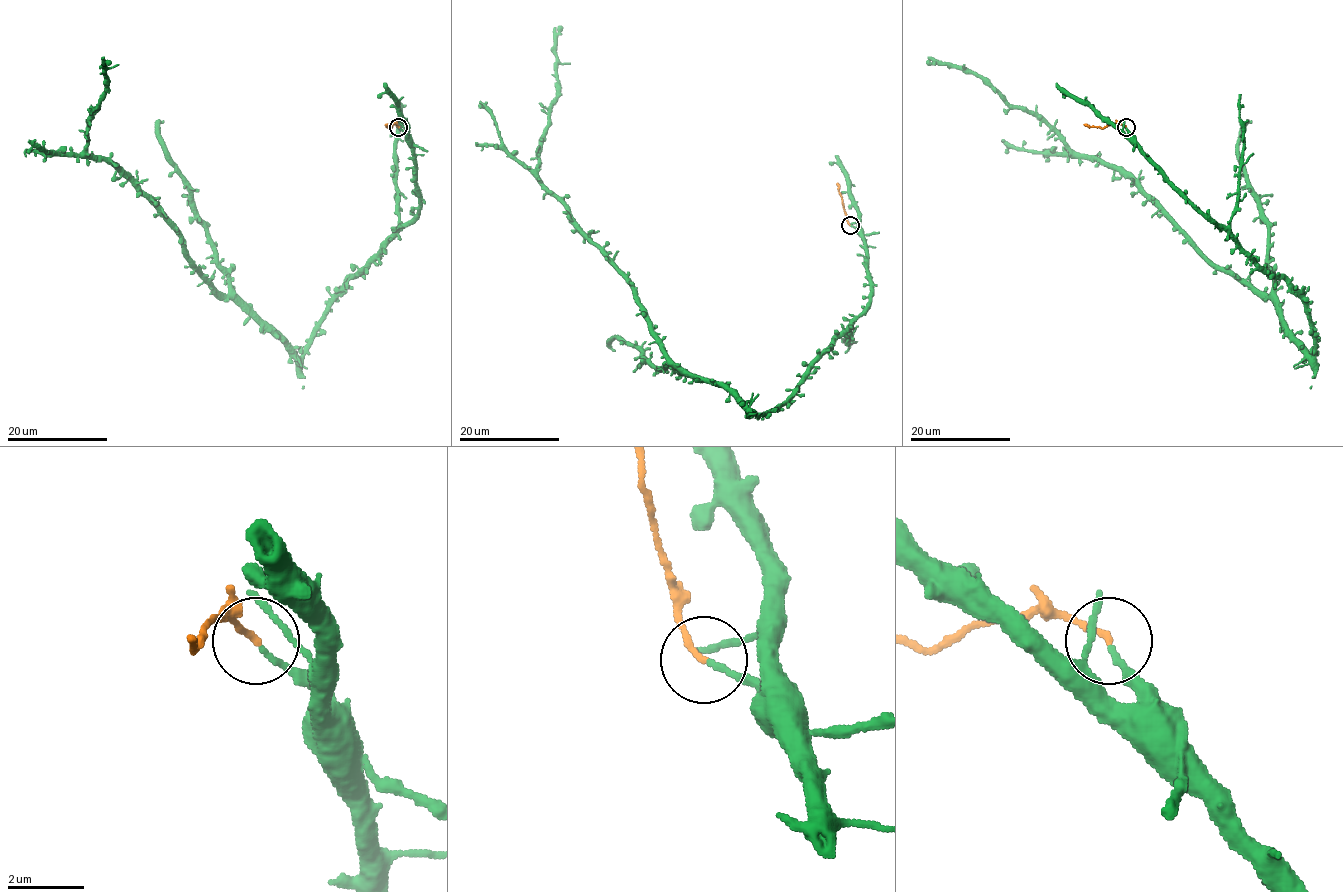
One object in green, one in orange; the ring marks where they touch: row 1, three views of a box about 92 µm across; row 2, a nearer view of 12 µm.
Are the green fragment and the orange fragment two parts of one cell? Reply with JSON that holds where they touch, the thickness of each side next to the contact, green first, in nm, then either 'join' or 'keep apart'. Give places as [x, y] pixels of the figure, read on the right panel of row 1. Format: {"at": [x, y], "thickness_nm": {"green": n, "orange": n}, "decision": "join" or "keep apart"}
{"at": [1126, 127], "thickness_nm": {"green": 140, "orange": 170}, "decision": "keep apart"}

